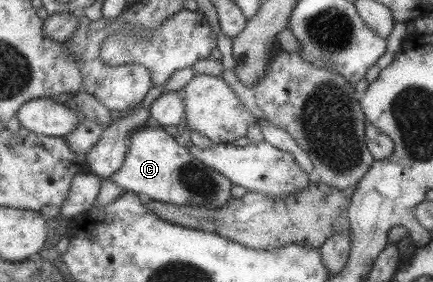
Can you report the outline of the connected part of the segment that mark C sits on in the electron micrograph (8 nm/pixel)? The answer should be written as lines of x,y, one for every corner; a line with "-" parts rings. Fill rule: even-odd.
142,127
129,137
129,146
121,168
110,174
111,180
125,191
147,194
151,200
191,206
219,208
232,198
232,182
225,176
195,160
189,148
179,146
175,136
169,136
163,128

